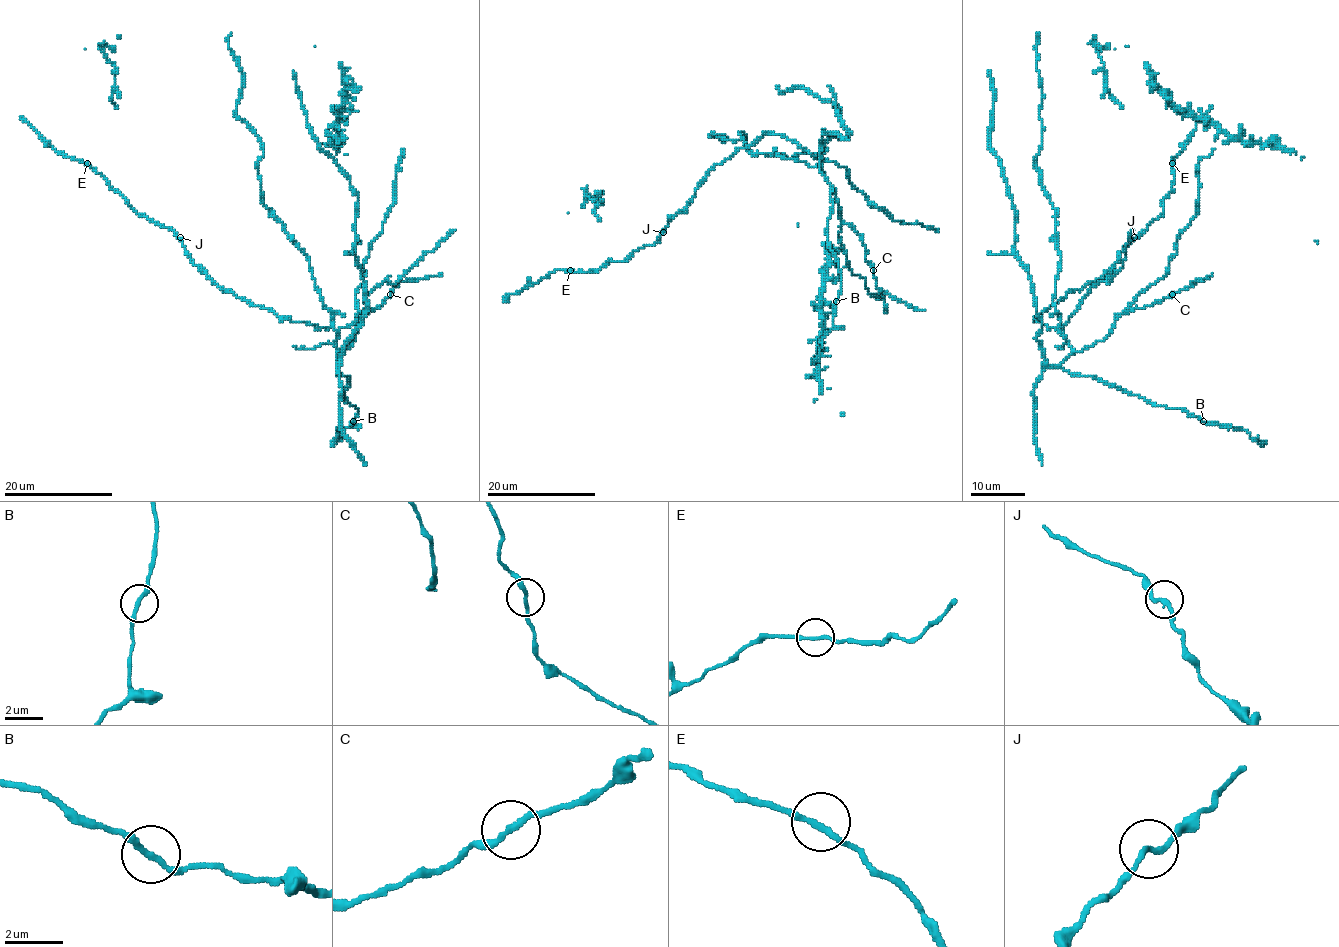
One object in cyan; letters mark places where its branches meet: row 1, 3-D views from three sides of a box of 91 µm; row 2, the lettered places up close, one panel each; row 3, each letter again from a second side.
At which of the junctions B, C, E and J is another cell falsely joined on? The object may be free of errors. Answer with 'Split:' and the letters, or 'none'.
Split: none

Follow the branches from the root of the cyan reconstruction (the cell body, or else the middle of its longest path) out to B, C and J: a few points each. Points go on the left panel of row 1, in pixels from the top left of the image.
B: (337, 333), (336, 371), (349, 377), (344, 395), (351, 405), (357, 408), (353, 421)
C: (337, 333), (334, 345), (342, 352), (352, 344), (356, 335), (356, 317), (378, 309), (390, 294)
J: (337, 333), (332, 327), (318, 328), (280, 318), (222, 290), (190, 259), (180, 237)

